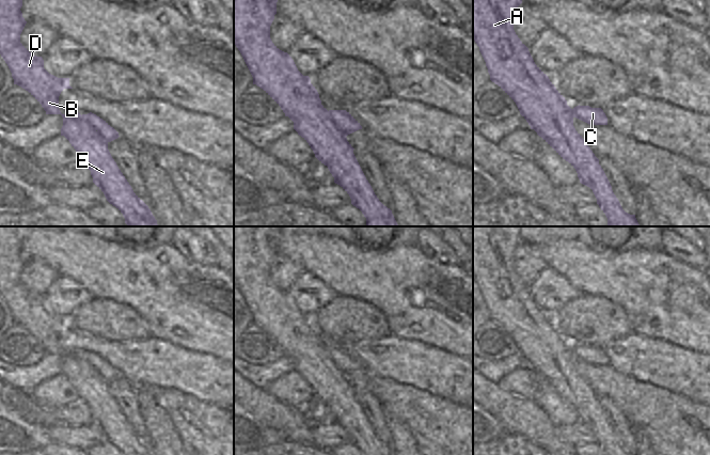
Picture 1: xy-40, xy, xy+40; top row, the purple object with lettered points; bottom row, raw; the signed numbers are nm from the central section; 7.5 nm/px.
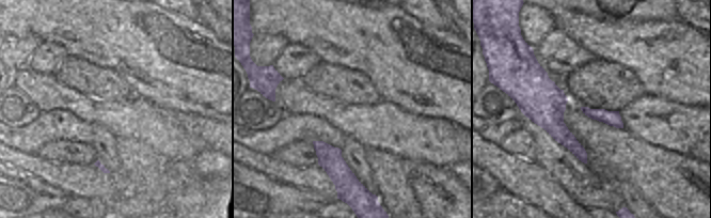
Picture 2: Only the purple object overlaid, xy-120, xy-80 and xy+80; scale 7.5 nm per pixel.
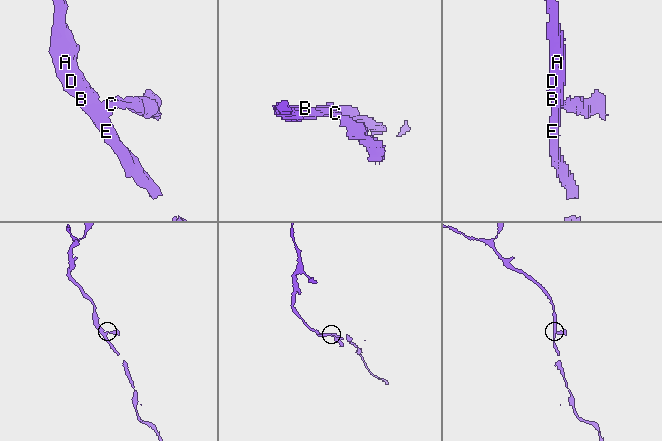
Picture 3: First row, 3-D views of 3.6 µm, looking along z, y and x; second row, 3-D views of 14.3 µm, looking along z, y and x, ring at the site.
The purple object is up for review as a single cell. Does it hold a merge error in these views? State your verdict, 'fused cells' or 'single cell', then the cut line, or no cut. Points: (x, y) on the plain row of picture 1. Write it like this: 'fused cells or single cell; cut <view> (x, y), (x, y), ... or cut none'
fused cells; cut xy-40 (81, 355), (107, 381)

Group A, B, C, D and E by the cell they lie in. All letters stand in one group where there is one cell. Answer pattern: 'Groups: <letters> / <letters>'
Groups: A B D E / C.

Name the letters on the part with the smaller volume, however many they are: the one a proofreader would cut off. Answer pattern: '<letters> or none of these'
C.

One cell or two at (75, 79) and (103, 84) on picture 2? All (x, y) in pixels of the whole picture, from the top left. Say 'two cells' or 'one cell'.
one cell

